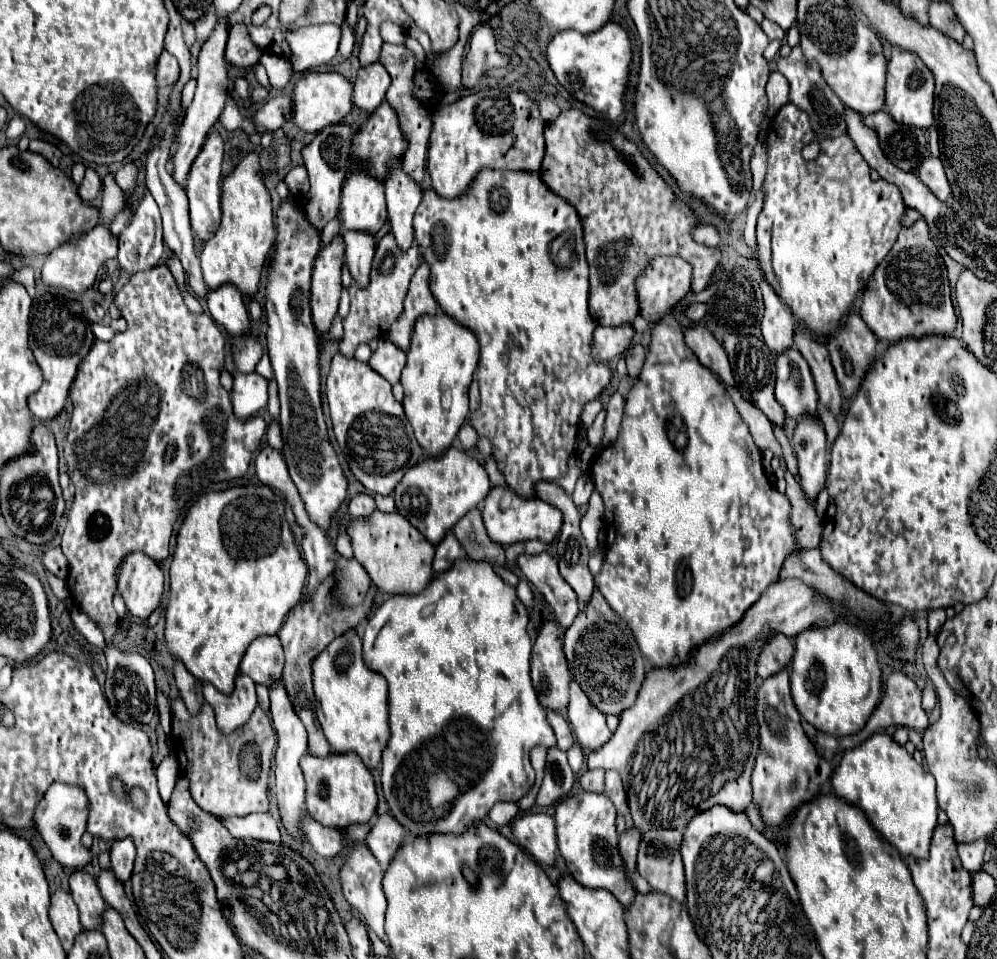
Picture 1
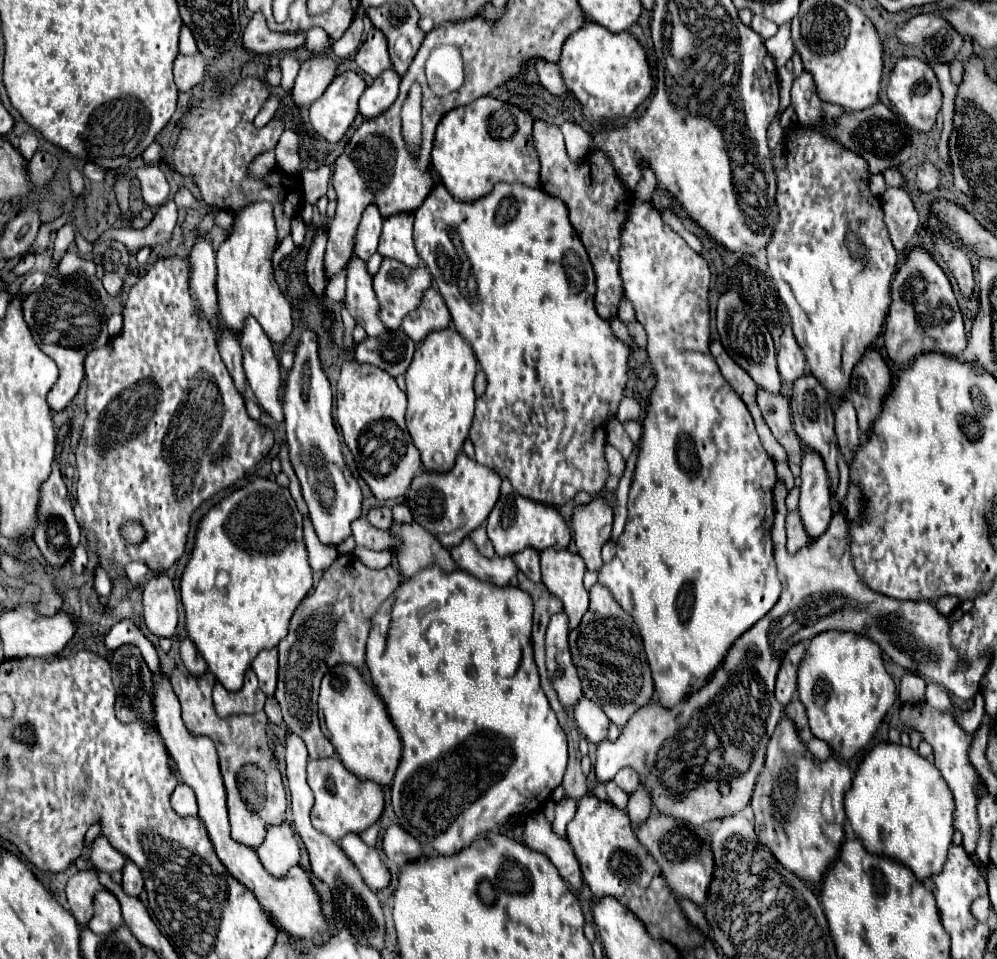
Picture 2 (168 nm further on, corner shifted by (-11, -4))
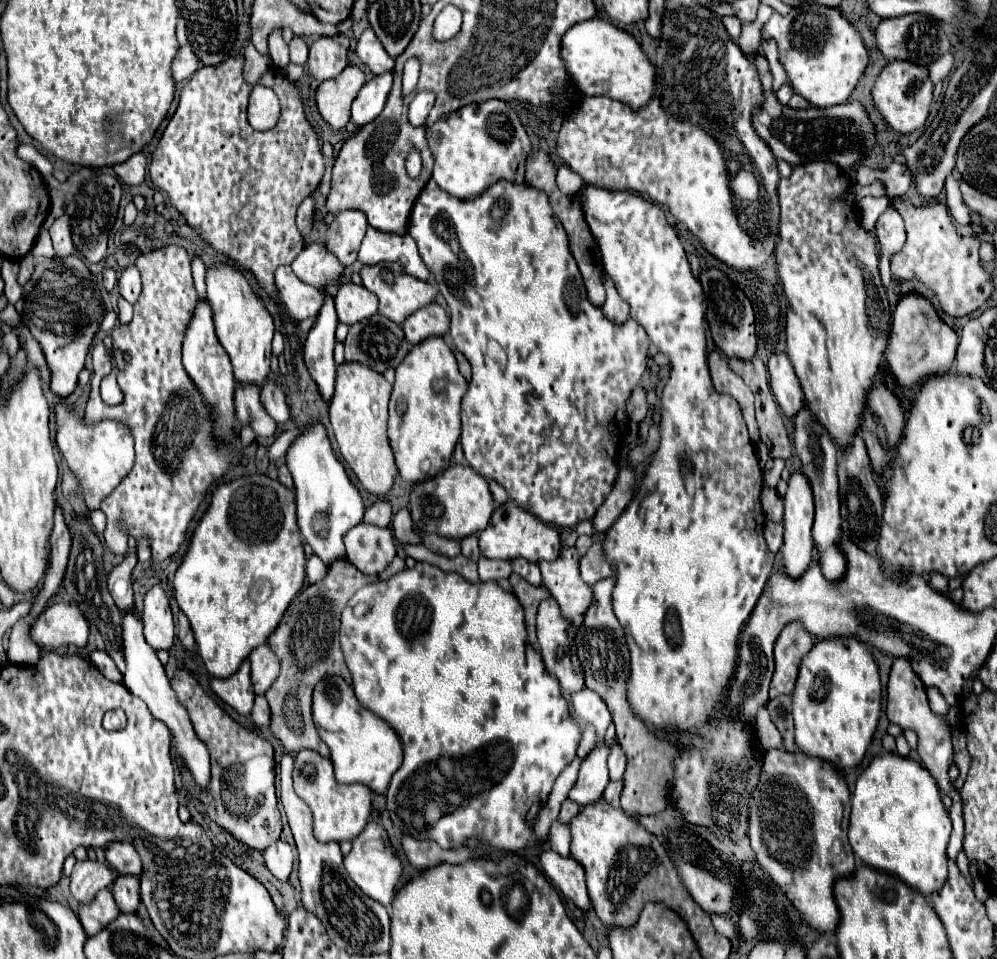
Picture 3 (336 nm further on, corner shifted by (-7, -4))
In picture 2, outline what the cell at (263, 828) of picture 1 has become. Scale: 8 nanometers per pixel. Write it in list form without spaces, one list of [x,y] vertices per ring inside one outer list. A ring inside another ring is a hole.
[[[288,824],[268,828],[266,840],[262,846],[256,848],[256,854],[260,856],[262,864],[270,868],[270,872],[282,876],[284,870],[296,866],[300,860],[300,846],[296,832]]]

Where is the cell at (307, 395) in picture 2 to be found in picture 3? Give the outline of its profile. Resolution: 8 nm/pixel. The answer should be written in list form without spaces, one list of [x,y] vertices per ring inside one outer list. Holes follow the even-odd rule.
[[[314,422],[314,424],[304,424],[304,428],[300,430],[300,436],[292,442],[292,446],[286,452],[286,466],[292,474],[294,480],[294,492],[296,492],[296,506],[298,506],[298,526],[302,536],[306,538],[306,542],[312,546],[312,550],[324,560],[324,564],[334,562],[336,558],[346,558],[346,550],[344,550],[344,534],[348,530],[352,530],[356,524],[362,522],[364,516],[364,504],[362,504],[362,496],[356,490],[356,486],[350,482],[348,474],[344,472],[342,464],[336,460],[334,450],[330,446],[328,440],[328,430],[324,428],[322,422]]]

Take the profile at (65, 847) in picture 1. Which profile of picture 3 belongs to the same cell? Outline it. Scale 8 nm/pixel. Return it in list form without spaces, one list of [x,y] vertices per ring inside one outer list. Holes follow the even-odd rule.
[[[124,842],[108,844],[106,862],[118,874],[138,876],[142,872],[142,860],[140,860],[140,856],[138,856],[138,852],[134,850],[132,844],[124,844]]]

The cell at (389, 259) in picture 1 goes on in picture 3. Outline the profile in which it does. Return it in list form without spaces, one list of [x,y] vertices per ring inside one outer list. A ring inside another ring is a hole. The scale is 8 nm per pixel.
[[[380,262],[380,264],[374,264],[374,266],[364,266],[360,270],[360,276],[362,276],[362,284],[372,294],[376,294],[378,300],[380,300],[378,314],[394,320],[396,324],[402,324],[416,308],[422,308],[422,306],[434,302],[434,298],[438,294],[438,288],[434,284],[418,280],[418,278],[406,274],[402,270],[402,266],[396,264],[396,262]]]

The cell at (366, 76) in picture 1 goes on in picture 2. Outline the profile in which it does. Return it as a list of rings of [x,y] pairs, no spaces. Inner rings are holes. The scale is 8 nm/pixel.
[[[392,68],[382,72],[360,96],[360,114],[366,116],[366,120],[382,114],[396,100],[398,86],[400,86],[400,76]]]

